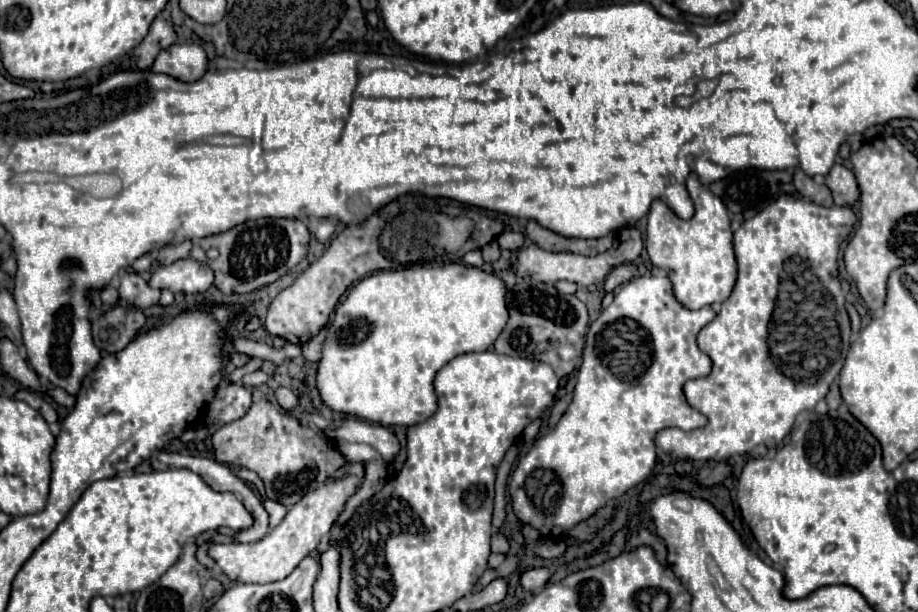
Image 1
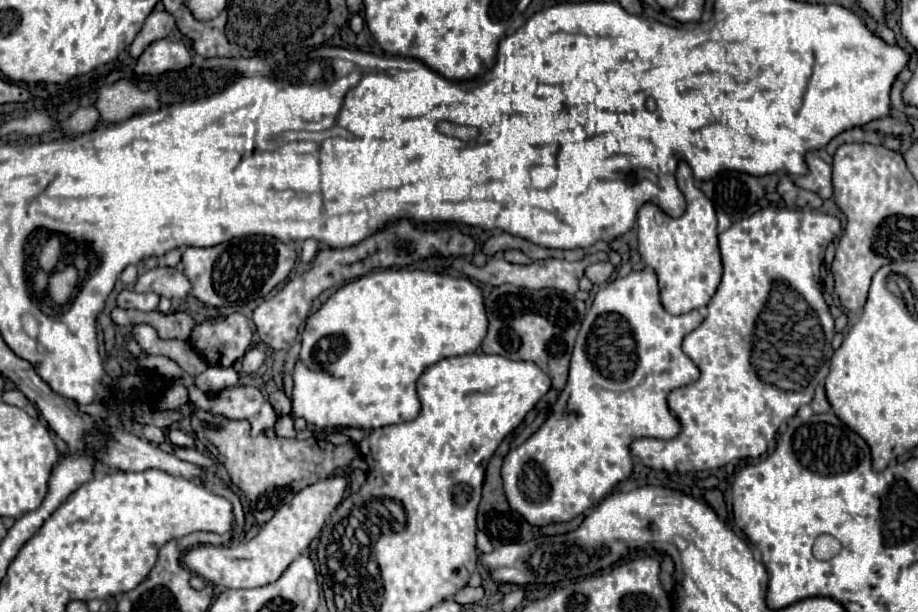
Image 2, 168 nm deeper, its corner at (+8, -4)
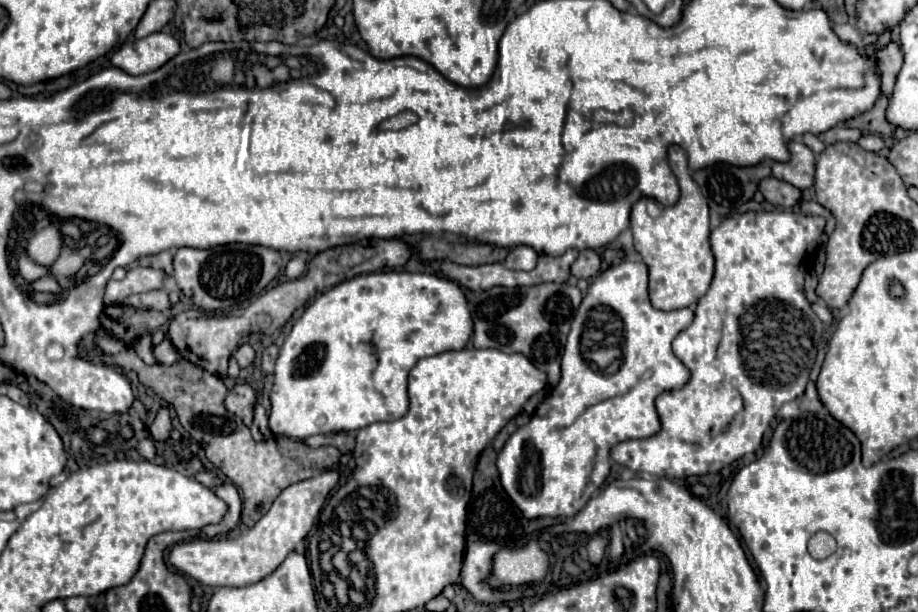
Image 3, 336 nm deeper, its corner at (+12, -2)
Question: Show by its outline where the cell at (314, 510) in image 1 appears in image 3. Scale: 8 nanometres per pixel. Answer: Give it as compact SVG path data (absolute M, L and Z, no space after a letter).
M326 470L314 478L288 486L274 500L272 508L244 536L222 540L196 538L190 542L176 544L170 550L172 566L204 586L250 586L254 582L260 582L262 578L270 576L290 552L294 552L298 542L306 538L328 494L338 484L338 478L340 474L336 470Z

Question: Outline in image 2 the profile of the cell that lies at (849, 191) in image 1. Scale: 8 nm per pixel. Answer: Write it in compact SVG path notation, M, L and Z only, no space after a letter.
M816 152L806 154L806 166L808 172L804 176L794 176L794 184L816 192L824 200L832 198L832 168Z

